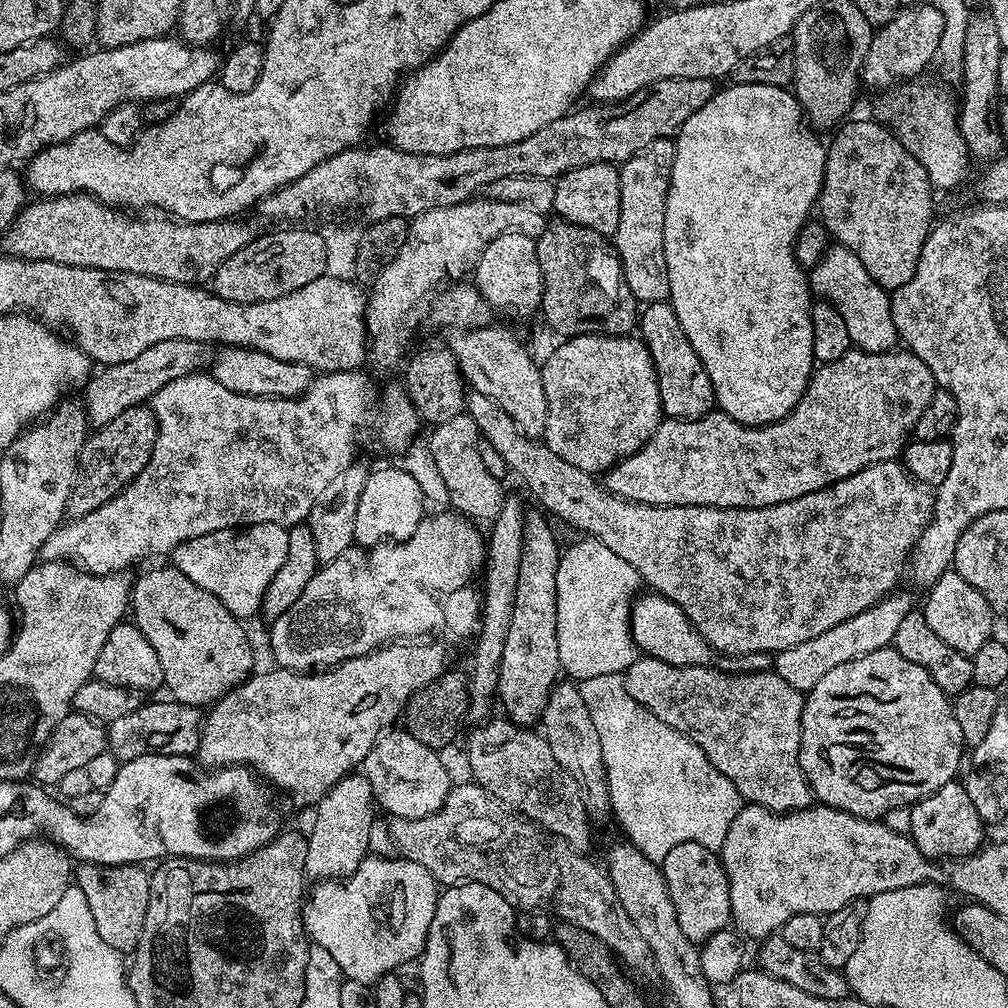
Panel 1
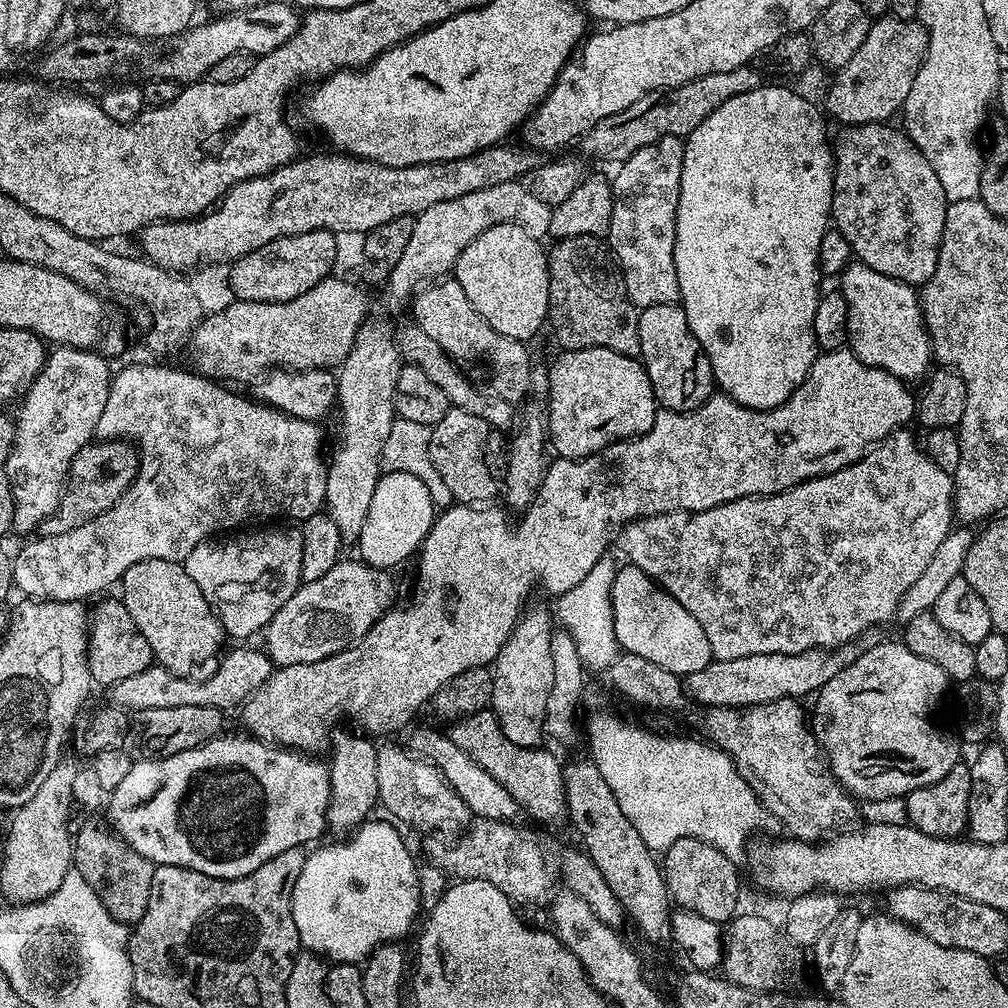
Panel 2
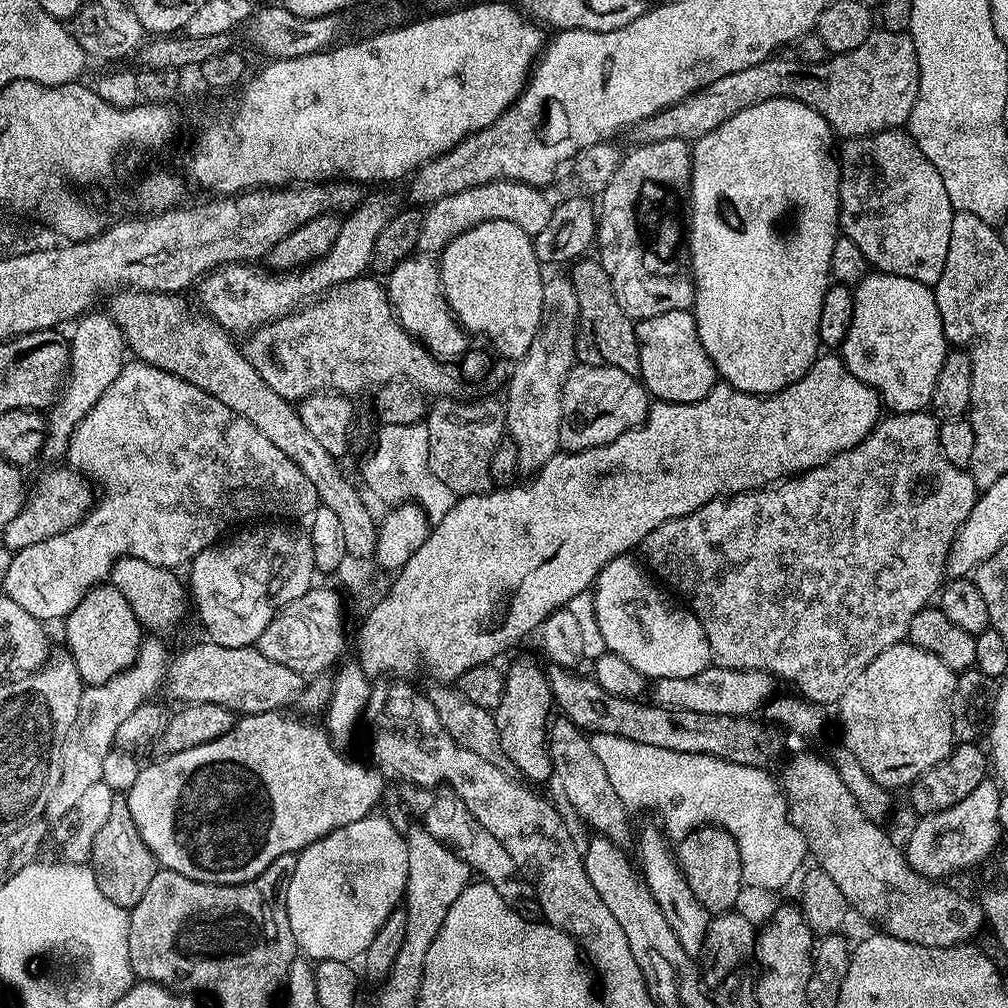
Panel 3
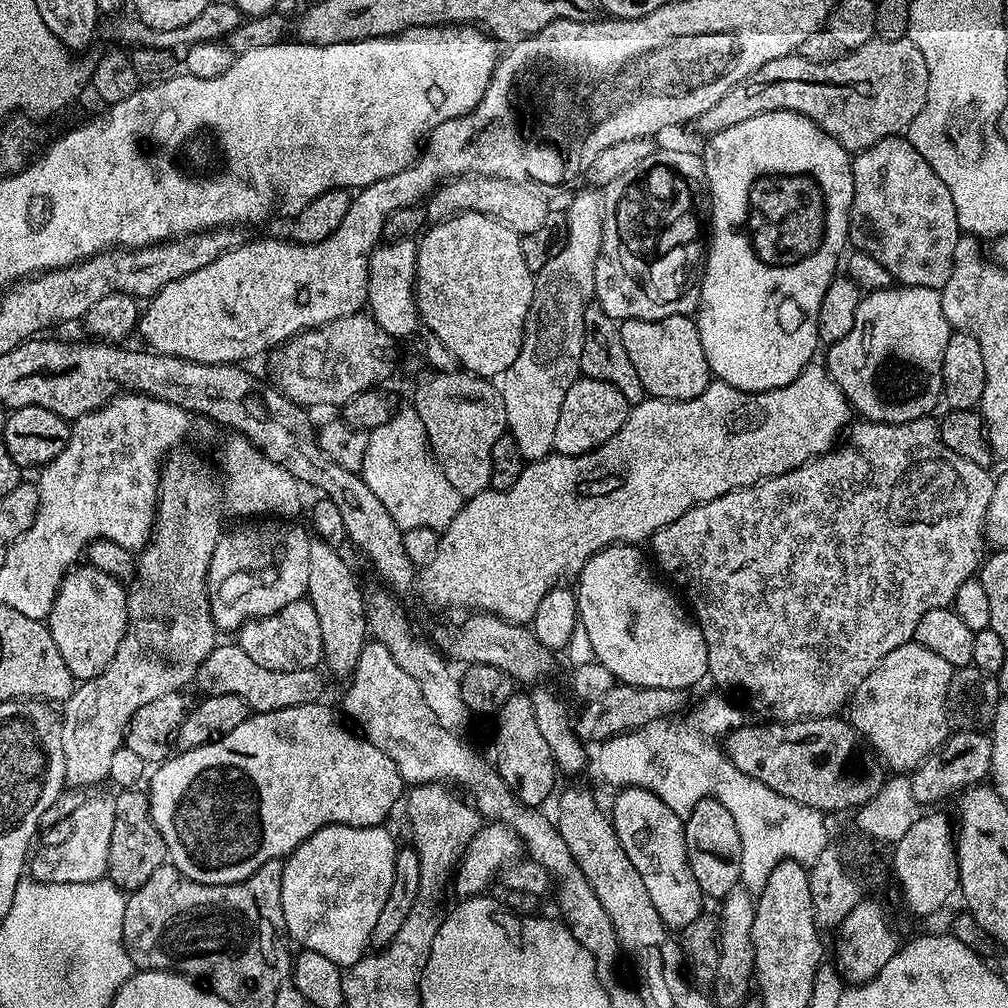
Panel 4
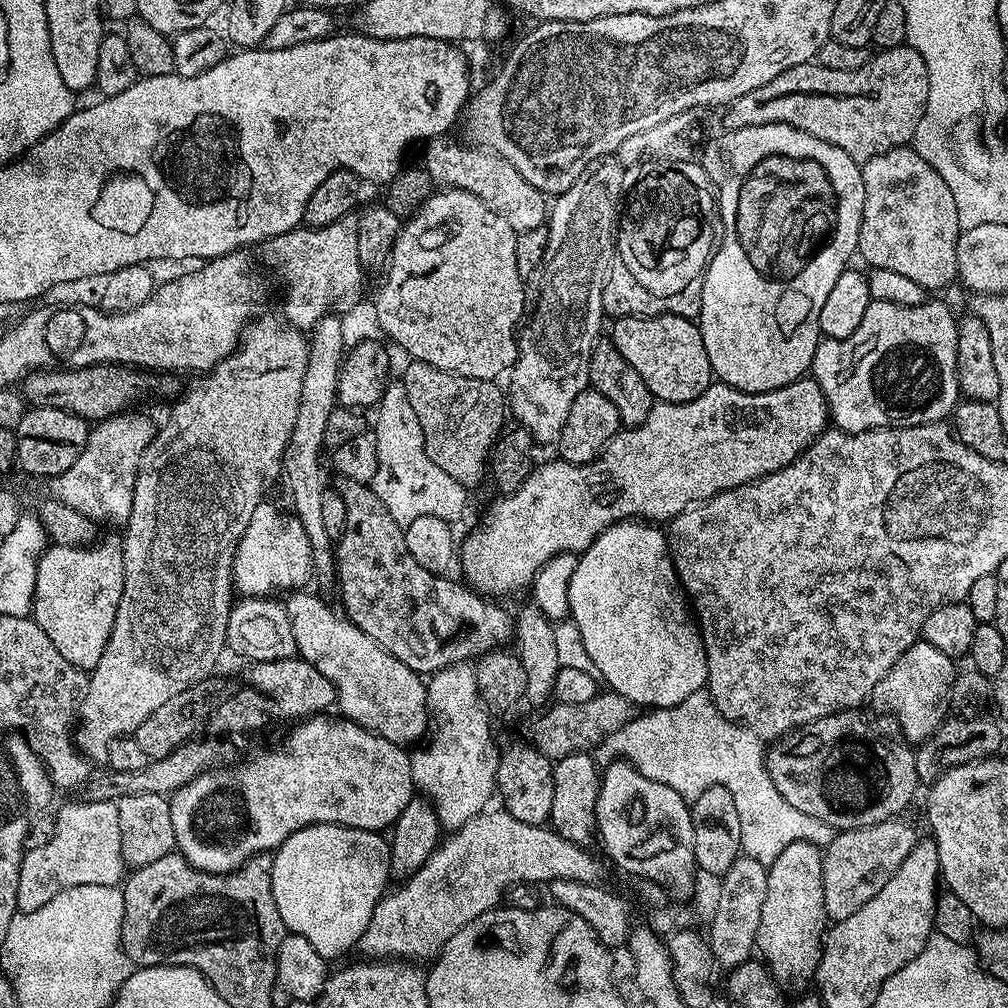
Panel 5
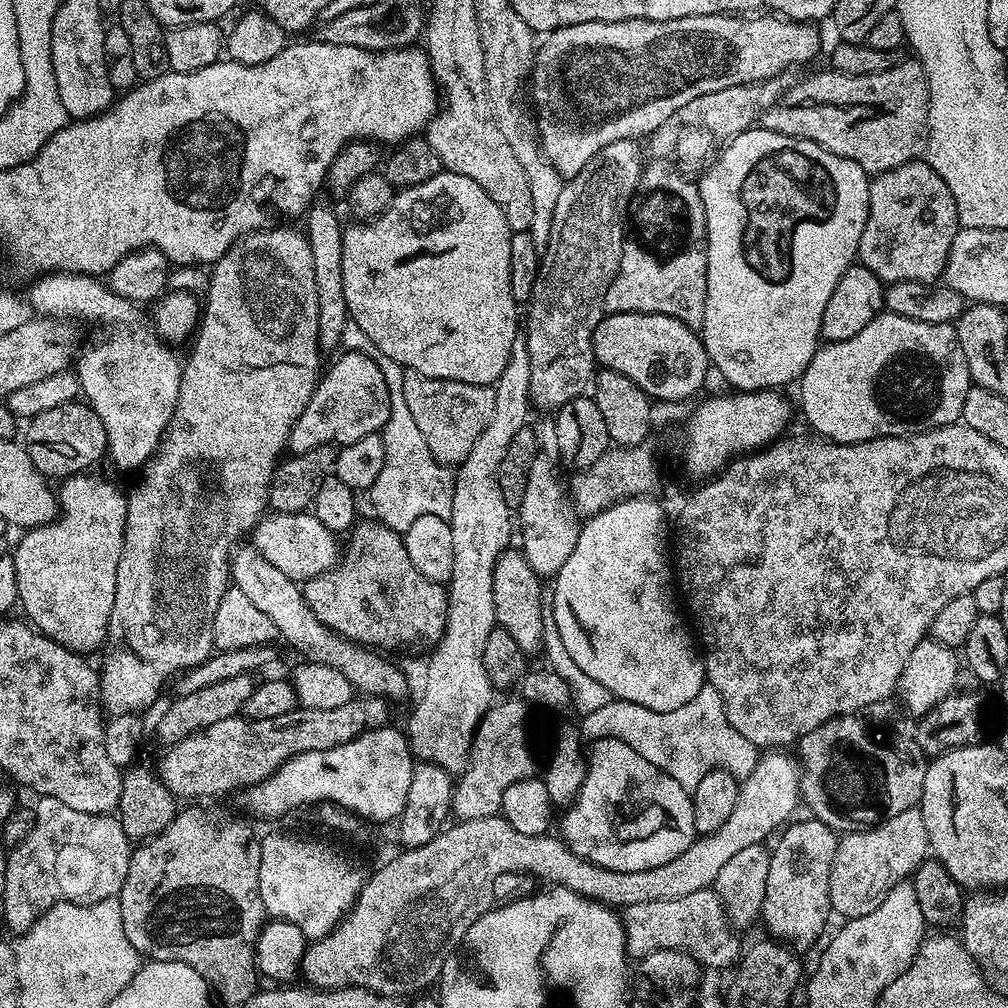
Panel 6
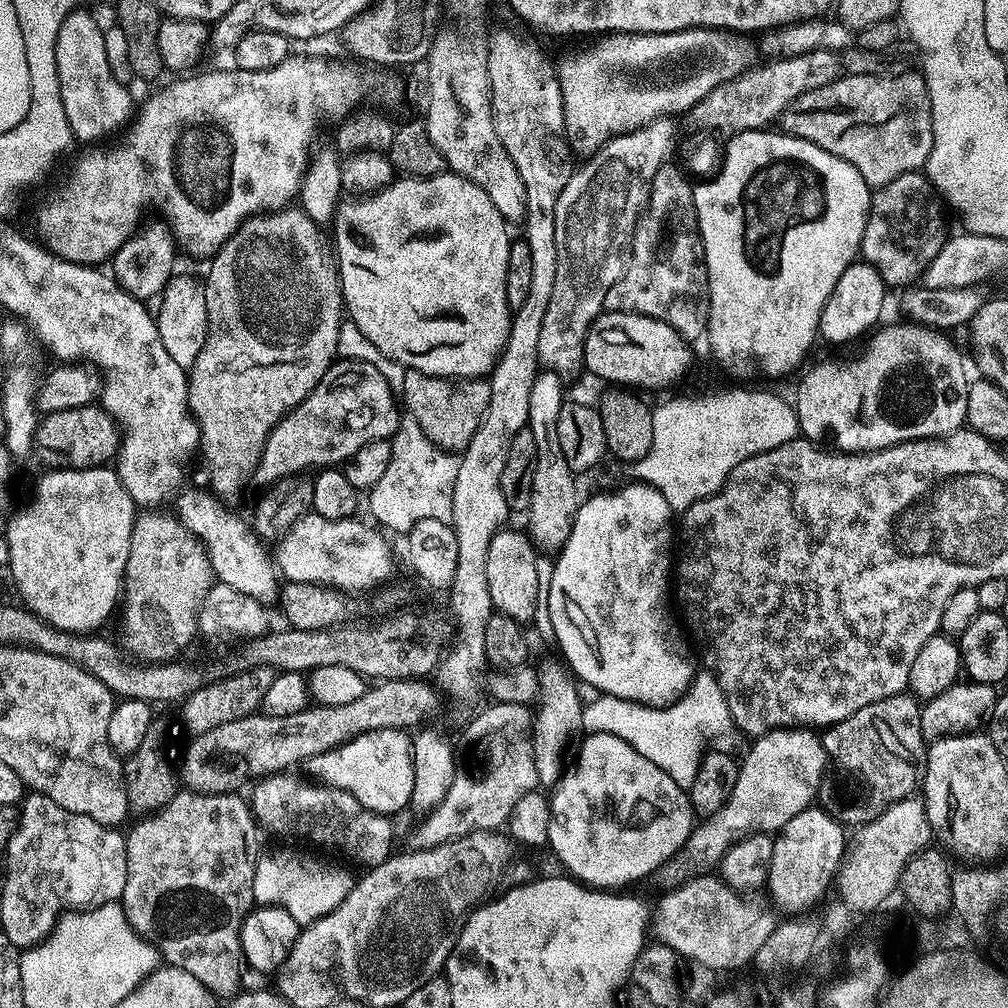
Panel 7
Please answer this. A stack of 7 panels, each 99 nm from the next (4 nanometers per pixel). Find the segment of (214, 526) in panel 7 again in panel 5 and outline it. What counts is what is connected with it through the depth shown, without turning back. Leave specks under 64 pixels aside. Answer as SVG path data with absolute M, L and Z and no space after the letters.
M308 590L293 591L287 597L286 607L288 621L294 630L294 642L299 659L310 662L314 670L319 670L321 674L326 674L326 678L330 678L330 682L336 687L336 704L344 711L341 712L343 719L353 720L366 730L401 746L412 746L425 739L429 714L428 689L421 673L410 670L410 666L398 662L398 658L382 650L382 646L378 646L378 642L374 642L370 634L358 630L358 626L354 626L339 611L331 612L326 601L311 596Z

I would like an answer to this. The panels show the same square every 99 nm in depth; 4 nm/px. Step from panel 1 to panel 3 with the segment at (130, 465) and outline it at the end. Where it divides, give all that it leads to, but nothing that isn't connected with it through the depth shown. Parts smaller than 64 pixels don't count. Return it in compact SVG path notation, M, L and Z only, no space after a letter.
M67 466L48 472L36 484L36 489L27 493L24 505L18 510L18 516L2 530L3 547L13 553L20 552L26 546L38 546L46 538L54 538L66 529L80 523L94 507L93 485L80 472L73 472Z

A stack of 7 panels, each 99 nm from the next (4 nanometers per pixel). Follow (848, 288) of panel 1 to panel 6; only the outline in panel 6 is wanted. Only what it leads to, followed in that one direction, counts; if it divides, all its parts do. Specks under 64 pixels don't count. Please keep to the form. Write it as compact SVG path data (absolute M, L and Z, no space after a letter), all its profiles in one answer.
M887 310L881 311L879 316L873 318L867 326L862 330L858 330L858 334L854 334L854 338L846 338L845 340L833 340L831 342L825 343L823 346L817 347L814 358L810 362L810 366L806 366L806 370L802 375L800 375L798 381L798 389L800 388L800 404L798 400L798 408L804 411L804 416L808 419L808 424L813 433L817 437L823 438L825 440L833 440L836 444L861 444L867 440L877 440L879 436L906 436L914 432L922 432L925 428L940 428L943 424L955 424L960 420L960 415L962 414L962 402L966 402L966 394L969 388L973 387L973 382L968 376L968 367L966 366L966 354L962 354L962 346L958 342L958 334L956 333L955 327L952 324L931 324L930 322L914 322L914 318L902 318L898 314L889 312Z

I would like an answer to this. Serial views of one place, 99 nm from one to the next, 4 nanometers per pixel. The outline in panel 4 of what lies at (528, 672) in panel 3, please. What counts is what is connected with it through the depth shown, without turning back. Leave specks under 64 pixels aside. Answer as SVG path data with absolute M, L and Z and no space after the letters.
M512 695L500 707L499 712L495 713L495 720L496 729L492 732L492 748L496 751L494 767L497 774L504 779L509 790L523 804L543 805L543 800L548 795L551 797L557 791L558 769L550 746L546 746L546 738L542 738L542 733L538 730L538 722L534 722L534 706L531 695Z

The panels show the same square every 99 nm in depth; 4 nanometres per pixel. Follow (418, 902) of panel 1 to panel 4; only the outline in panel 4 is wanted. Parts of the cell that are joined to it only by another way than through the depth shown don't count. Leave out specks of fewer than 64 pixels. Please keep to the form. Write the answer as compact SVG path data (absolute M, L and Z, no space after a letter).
M327 824L322 830L318 830L306 842L302 842L284 860L284 873L282 874L282 914L286 918L288 935L293 941L300 943L301 949L309 948L314 950L314 954L323 954L330 958L330 962L340 965L341 969L347 970L352 964L357 964L362 957L369 951L368 939L374 930L374 925L378 923L378 913L386 903L387 896L390 895L390 886L394 886L394 858L398 841L387 832L387 827L377 826L375 828L355 828L345 824Z

